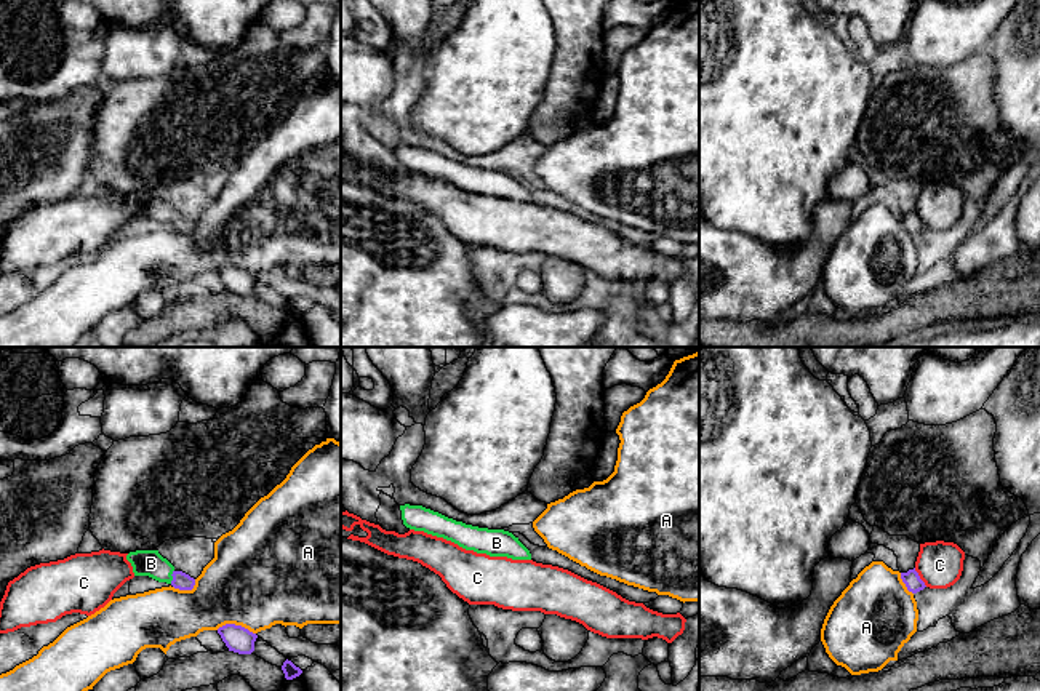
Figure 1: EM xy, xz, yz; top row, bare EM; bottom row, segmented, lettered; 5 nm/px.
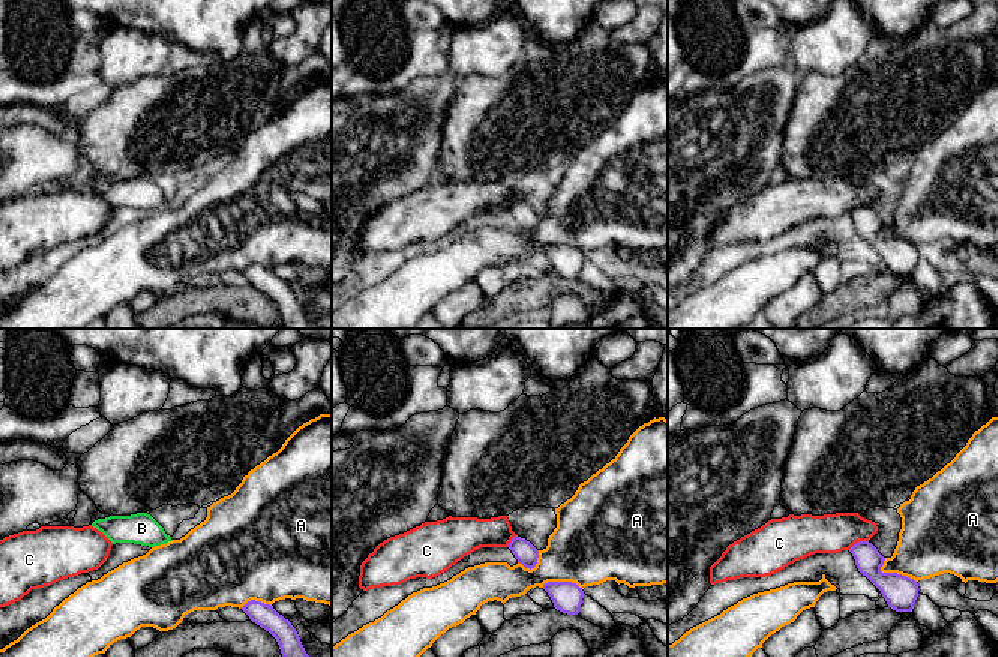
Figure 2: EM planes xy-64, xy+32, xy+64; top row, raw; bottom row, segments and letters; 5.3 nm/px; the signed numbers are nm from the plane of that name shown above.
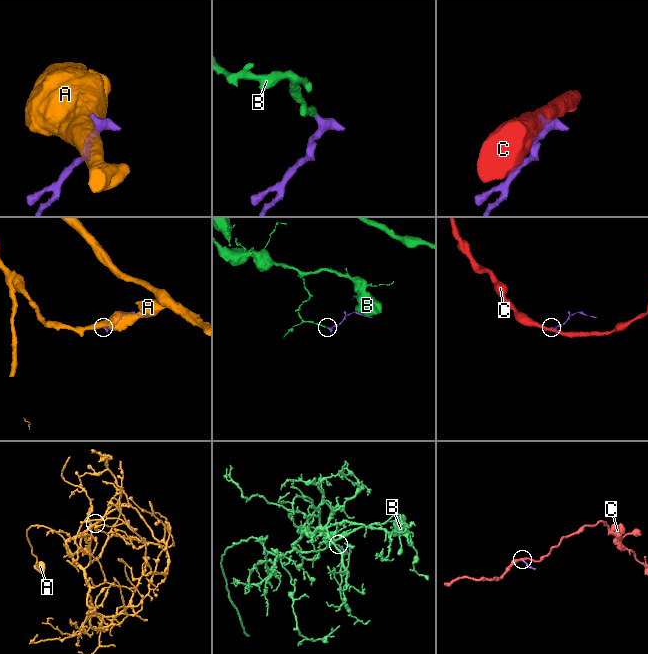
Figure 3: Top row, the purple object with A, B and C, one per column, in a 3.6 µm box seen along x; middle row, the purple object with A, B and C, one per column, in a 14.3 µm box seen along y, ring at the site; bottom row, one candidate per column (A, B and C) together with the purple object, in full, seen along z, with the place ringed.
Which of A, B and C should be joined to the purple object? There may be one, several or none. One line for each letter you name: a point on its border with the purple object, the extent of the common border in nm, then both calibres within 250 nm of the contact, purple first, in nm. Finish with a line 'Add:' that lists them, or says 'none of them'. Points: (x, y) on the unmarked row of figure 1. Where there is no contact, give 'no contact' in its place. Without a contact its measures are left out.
B: meets purple in xy at (172, 216); contact 70 nm long; 90 nm thick on the purple side, 130 nm on the other
Add: B

